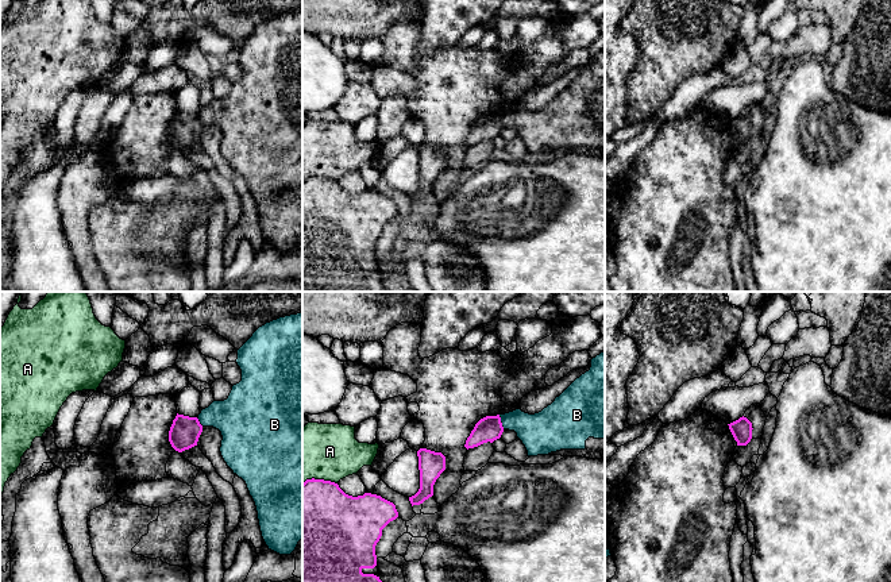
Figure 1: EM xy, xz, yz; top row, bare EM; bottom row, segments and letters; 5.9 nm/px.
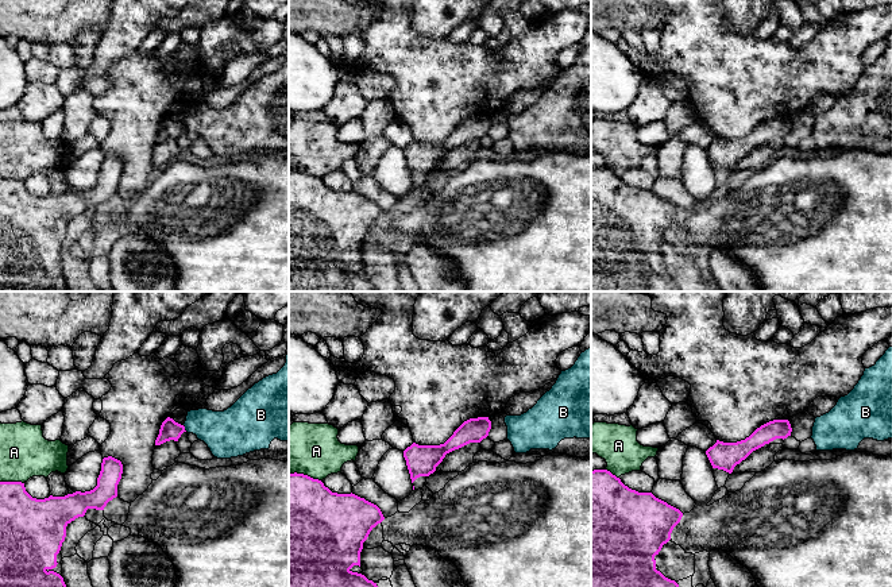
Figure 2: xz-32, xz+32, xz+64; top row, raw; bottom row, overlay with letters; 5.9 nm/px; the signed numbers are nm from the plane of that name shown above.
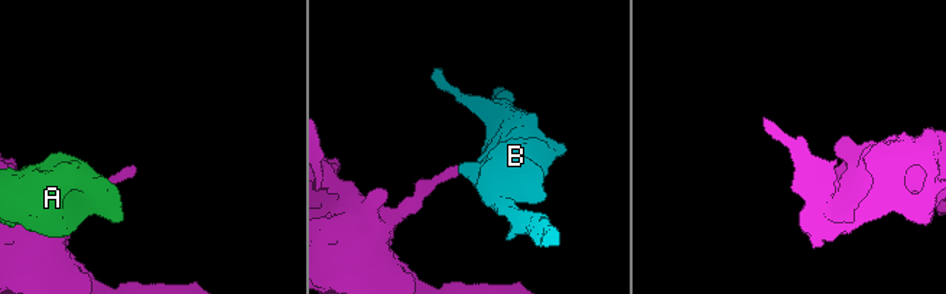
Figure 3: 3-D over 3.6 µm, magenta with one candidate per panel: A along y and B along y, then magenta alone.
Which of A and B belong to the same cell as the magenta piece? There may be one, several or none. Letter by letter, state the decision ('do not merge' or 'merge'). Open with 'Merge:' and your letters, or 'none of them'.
Merge: none of them
A: do not merge
B: do not merge

